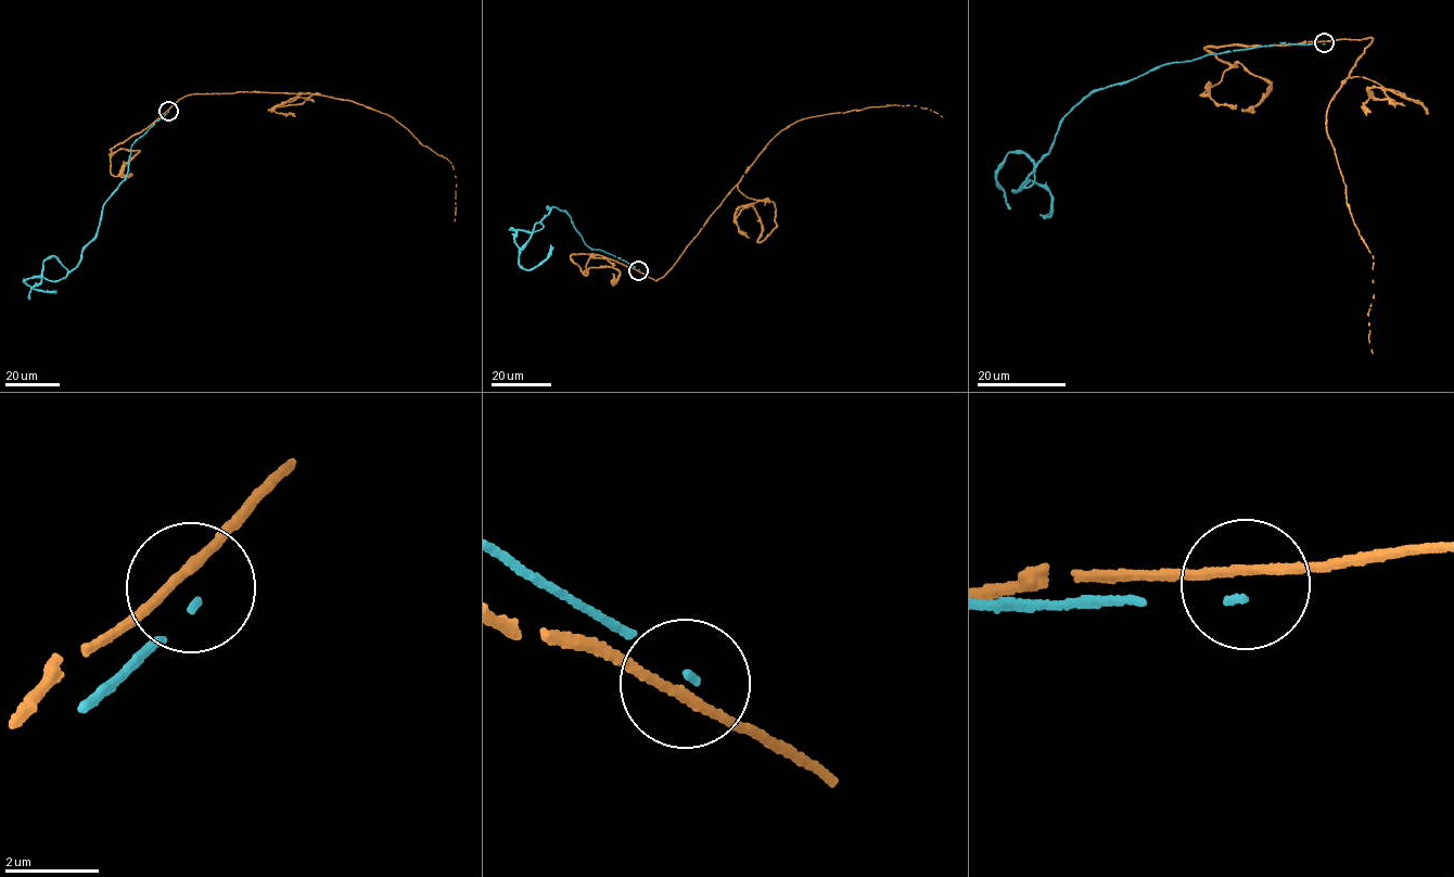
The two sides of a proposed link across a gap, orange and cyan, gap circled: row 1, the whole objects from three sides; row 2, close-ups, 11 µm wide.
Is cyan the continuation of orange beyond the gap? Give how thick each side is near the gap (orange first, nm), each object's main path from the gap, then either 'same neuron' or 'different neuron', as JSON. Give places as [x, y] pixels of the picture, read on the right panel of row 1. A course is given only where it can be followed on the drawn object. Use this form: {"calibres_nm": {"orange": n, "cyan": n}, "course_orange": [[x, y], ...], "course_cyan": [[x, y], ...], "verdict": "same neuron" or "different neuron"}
{"calibres_nm": {"orange": 180, "cyan": 110}, "course_orange": [[1325, 41], [1374, 39], [1342, 80], [1326, 118], [1350, 212], [1373, 255], [1375, 294], [1368, 312], [1373, 353]], "course_cyan": [[1324, 43], [1279, 42], [1165, 63], [1093, 90], [1011, 189], [1030, 179], [1049, 190], [1053, 208], [1040, 214]], "verdict": "different neuron"}

